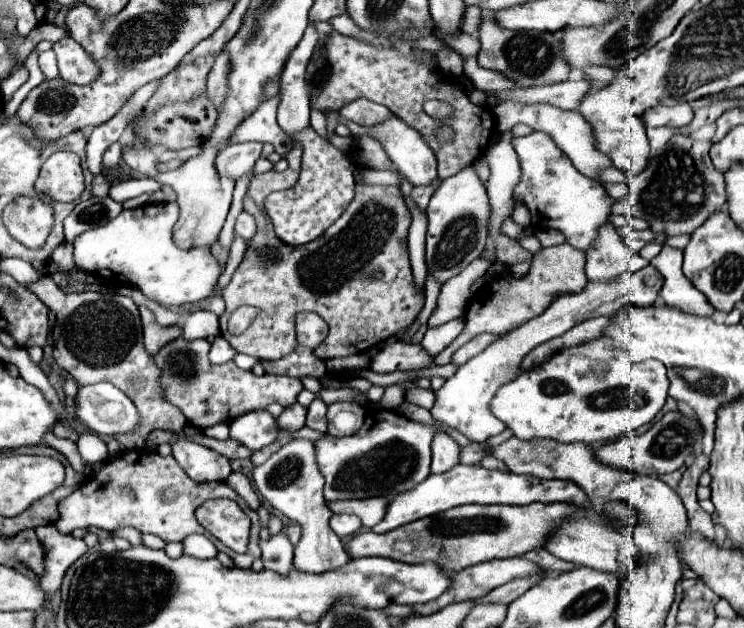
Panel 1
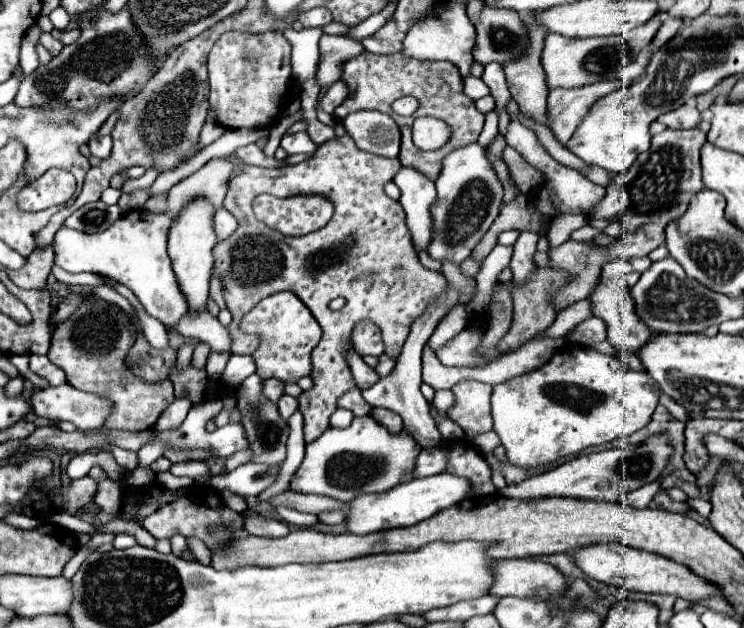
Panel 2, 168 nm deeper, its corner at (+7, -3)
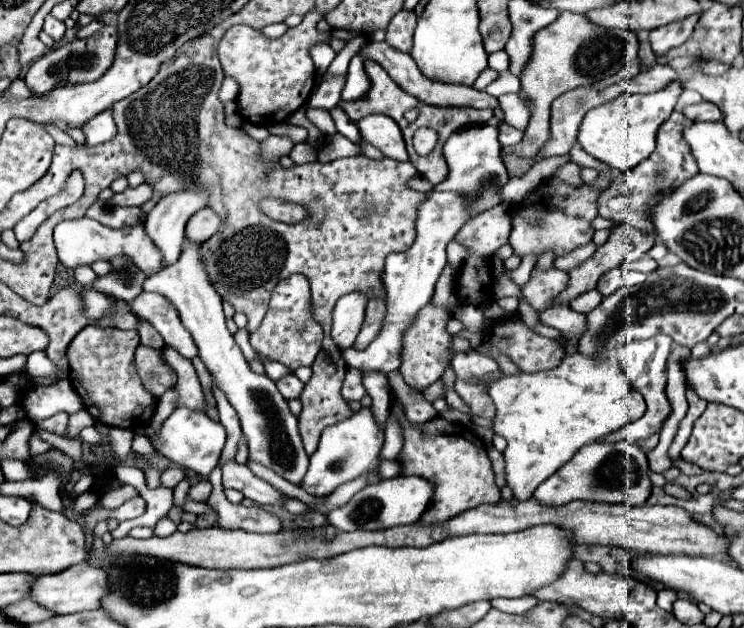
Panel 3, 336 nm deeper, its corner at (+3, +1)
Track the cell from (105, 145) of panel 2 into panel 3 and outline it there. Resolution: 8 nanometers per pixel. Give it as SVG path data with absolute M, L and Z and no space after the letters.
M103 111L103 113L95 115L81 129L83 129L89 145L105 143L105 141L109 141L117 133L115 123L113 123L113 117L111 117L111 111Z

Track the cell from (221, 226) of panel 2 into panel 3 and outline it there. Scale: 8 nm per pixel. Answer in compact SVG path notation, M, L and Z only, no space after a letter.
M203 207L191 215L191 219L185 227L185 239L189 243L203 243L205 239L209 239L213 235L213 231L217 231L219 223L221 223L221 219L217 219L217 213L209 211L209 207Z

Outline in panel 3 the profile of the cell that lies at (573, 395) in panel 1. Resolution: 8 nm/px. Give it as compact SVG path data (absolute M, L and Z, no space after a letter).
M579 351L573 355L565 355L561 365L549 371L505 375L489 385L489 395L497 407L497 419L493 419L493 429L509 443L503 453L507 463L505 479L513 491L513 497L519 501L531 499L533 491L549 475L553 475L557 467L567 463L577 449L621 429L631 421L637 421L645 413L645 401L641 399L641 395L637 395L637 391L629 389L629 383L625 375L621 375L621 367L615 357L593 359L581 355Z

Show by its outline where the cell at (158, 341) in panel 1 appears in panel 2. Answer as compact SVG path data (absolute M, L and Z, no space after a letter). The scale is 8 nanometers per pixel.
M137 331L135 345L131 347L125 361L127 361L129 369L141 379L149 379L149 381L167 379L169 377L169 367L175 361L175 349L173 347L155 349L145 339L145 335L141 331Z

